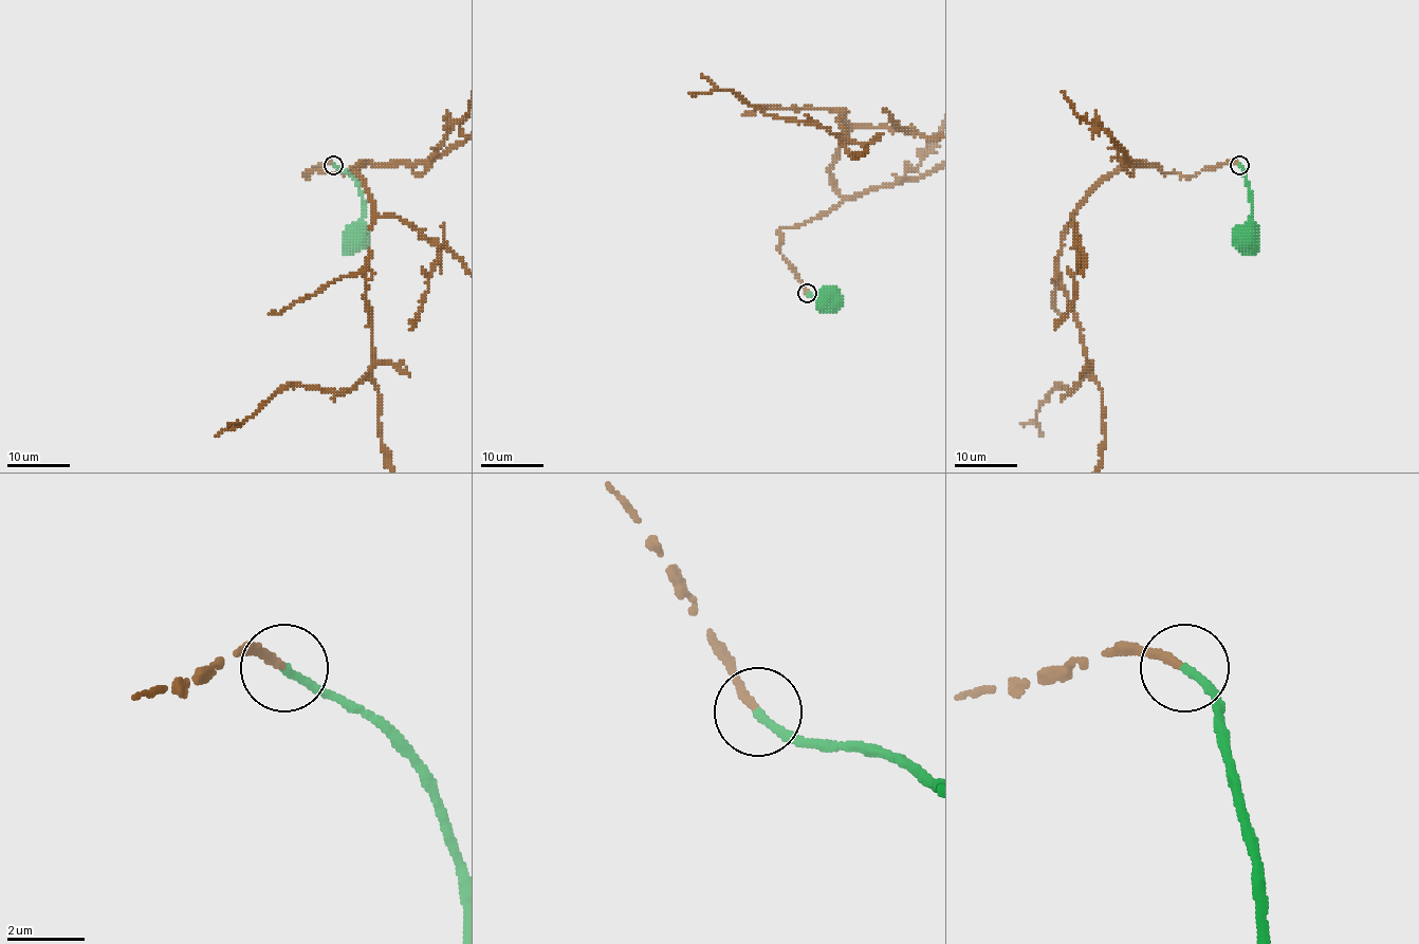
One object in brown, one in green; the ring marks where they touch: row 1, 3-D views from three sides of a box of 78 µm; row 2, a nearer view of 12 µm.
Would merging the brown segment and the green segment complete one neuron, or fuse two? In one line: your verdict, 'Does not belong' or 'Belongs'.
Belongs

